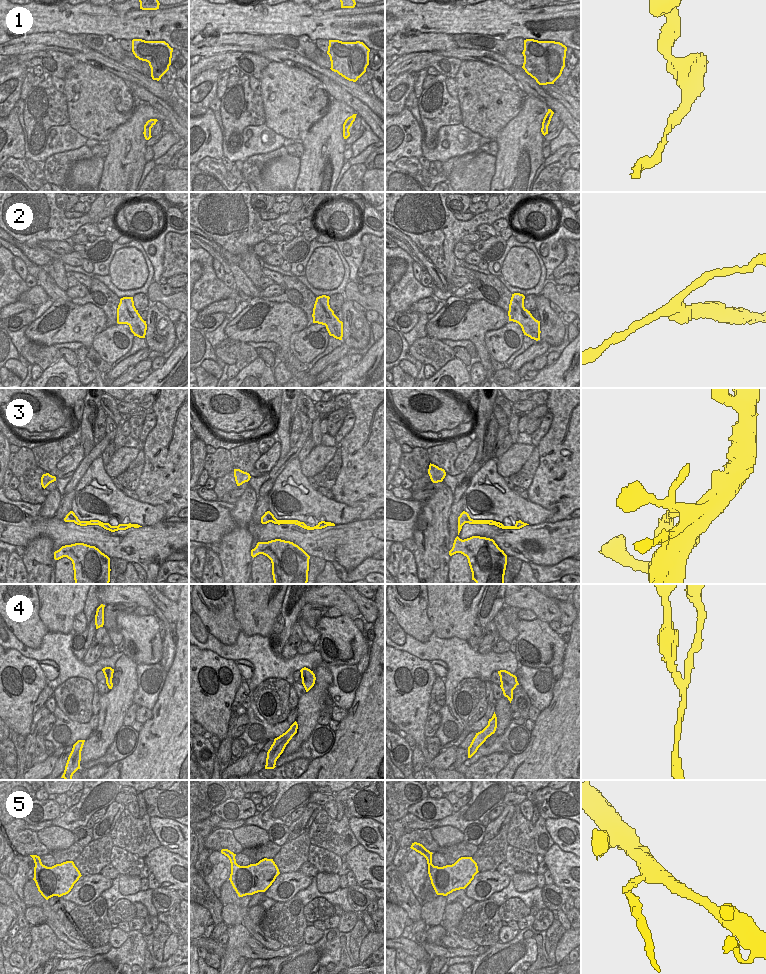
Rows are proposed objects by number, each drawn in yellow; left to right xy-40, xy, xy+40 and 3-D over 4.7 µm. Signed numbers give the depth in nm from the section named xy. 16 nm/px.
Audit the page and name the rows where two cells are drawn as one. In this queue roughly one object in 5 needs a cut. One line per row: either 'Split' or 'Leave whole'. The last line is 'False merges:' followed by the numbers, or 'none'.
1: Leave whole
2: Leave whole
3: Leave whole
4: Split
5: Split
False merges: 4, 5.

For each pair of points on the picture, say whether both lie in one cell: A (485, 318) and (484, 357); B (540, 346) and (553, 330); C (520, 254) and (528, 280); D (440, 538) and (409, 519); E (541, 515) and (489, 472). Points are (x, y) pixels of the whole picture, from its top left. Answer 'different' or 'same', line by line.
A: same
B: different
C: same
D: different
E: same

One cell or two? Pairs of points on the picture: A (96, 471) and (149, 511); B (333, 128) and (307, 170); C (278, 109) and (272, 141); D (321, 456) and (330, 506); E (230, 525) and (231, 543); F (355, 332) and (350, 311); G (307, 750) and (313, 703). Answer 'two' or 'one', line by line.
A: one
B: one
C: two
D: two
E: two
F: one
G: two

